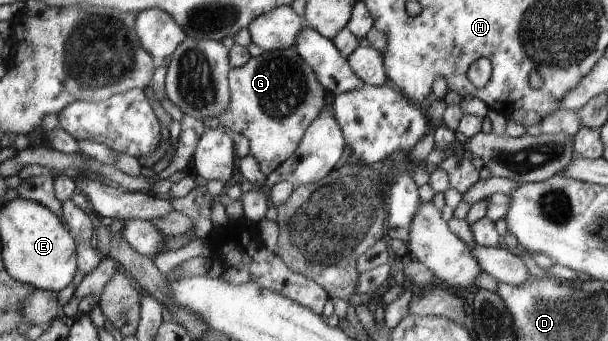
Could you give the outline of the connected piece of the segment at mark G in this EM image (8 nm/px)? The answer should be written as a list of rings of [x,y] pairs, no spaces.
[[[294,48],[284,50],[265,51],[256,58],[251,58],[244,66],[231,68],[228,72],[230,90],[230,104],[218,116],[226,131],[245,136],[250,142],[250,155],[255,158],[262,174],[268,176],[280,164],[286,163],[299,150],[308,128],[318,116],[324,112],[326,104],[326,88],[319,82],[314,69],[299,56]]]

